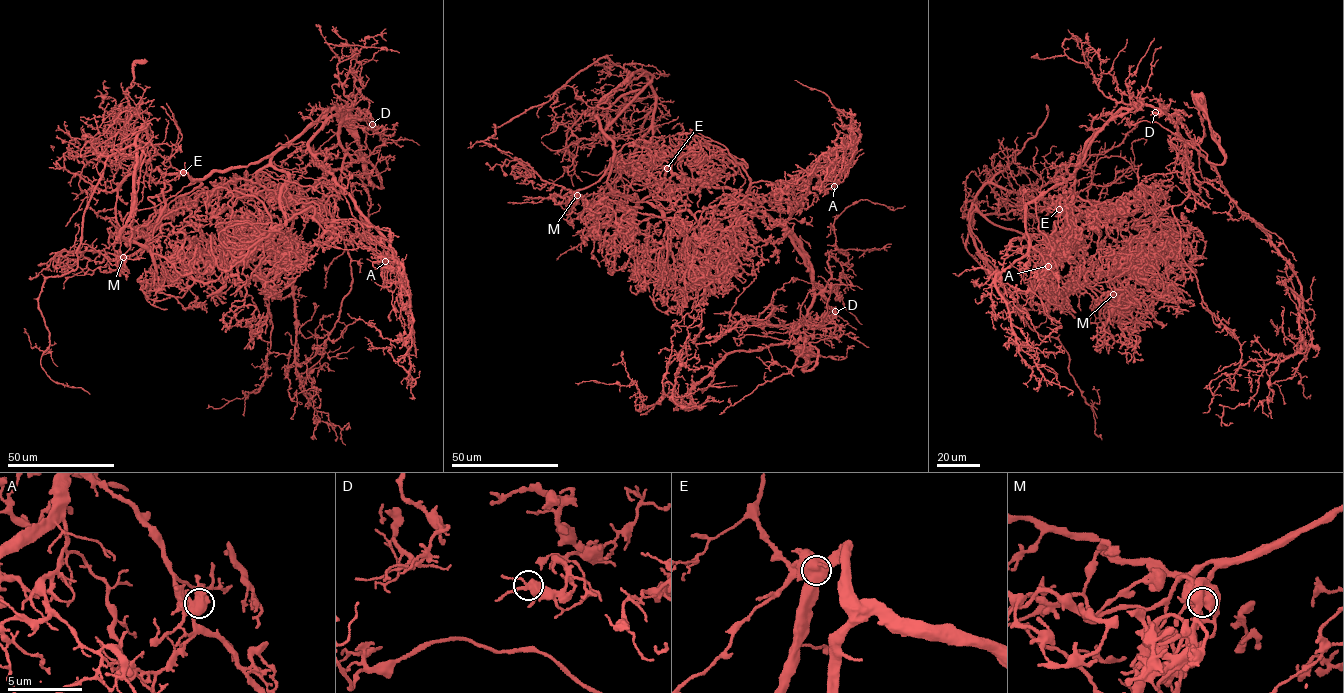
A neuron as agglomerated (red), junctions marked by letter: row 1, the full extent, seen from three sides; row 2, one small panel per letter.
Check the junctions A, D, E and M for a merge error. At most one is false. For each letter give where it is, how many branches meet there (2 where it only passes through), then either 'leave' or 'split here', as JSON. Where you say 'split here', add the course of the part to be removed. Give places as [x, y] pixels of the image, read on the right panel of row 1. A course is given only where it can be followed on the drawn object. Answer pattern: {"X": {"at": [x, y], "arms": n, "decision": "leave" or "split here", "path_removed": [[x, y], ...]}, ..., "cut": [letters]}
{"A": {"at": [1048, 266], "arms": 4, "decision": "leave"}, "D": {"at": [1155, 112], "arms": 4, "decision": "leave"}, "E": {"at": [1059, 209], "arms": 4, "decision": "split here", "path_removed": [[1059, 208], [986, 184], [969, 232], [1013, 287], [1076, 312], [1112, 317], [1187, 237], [1145, 236]]}, "M": {"at": [1113, 294], "arms": 4, "decision": "leave"}, "cut": ["E"]}

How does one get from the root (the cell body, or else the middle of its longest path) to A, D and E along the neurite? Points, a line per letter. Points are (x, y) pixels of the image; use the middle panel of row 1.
A: (804, 351), (807, 371), (820, 356), (796, 327), (811, 266), (785, 224), (818, 167), (840, 170), (834, 186)
D: (804, 351), (807, 371), (819, 353), (802, 337), (797, 324), (807, 317), (835, 316), (835, 311)
E: (804, 351), (807, 371), (819, 353), (796, 325), (813, 300), (813, 284), (791, 236), (740, 194), (666, 168)

